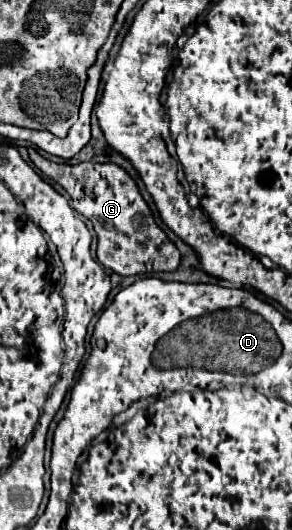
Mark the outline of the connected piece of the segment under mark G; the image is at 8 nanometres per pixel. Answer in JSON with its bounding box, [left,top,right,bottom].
[29,149,181,275]

